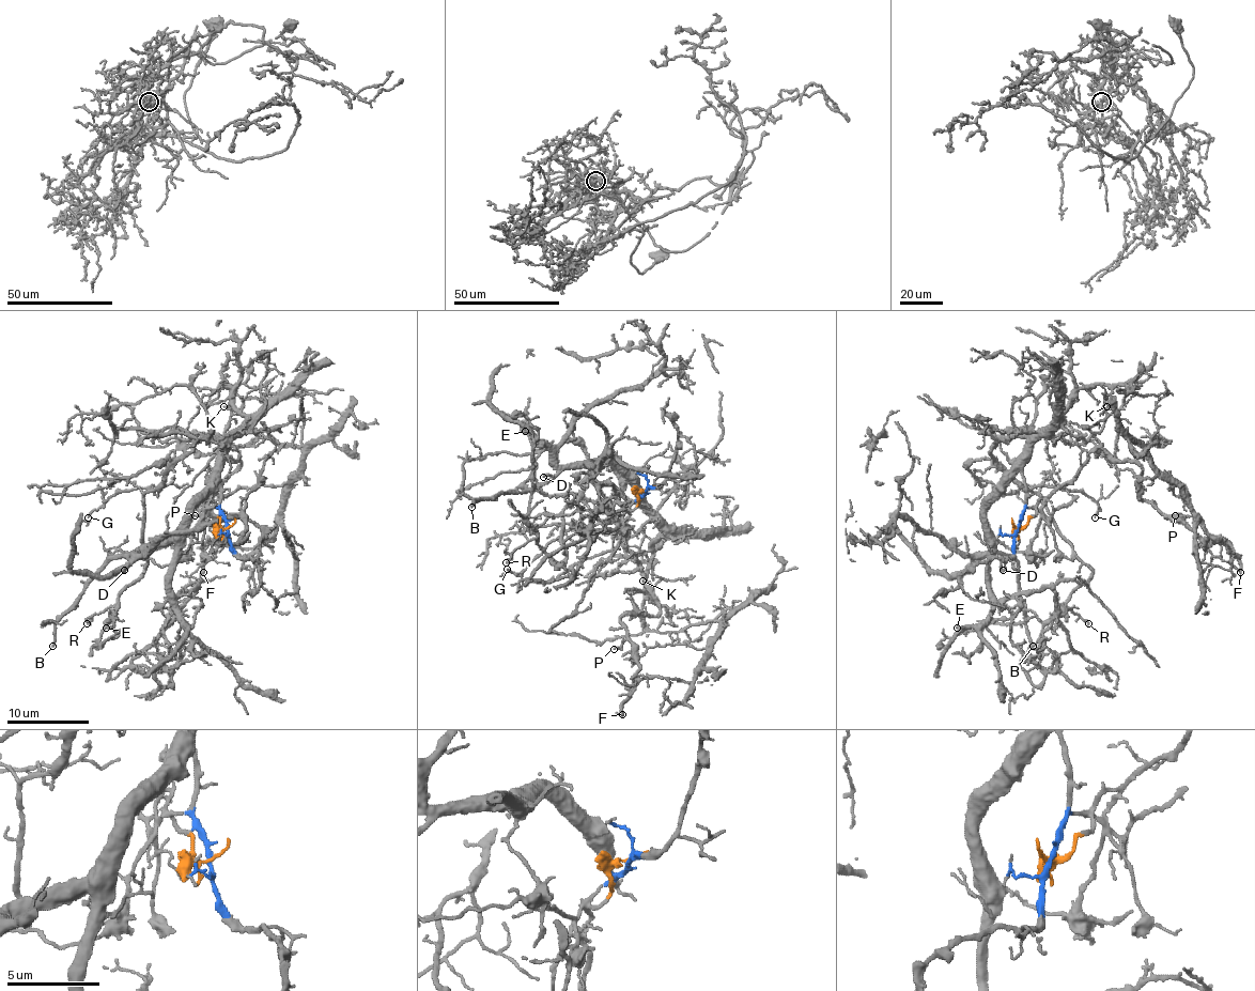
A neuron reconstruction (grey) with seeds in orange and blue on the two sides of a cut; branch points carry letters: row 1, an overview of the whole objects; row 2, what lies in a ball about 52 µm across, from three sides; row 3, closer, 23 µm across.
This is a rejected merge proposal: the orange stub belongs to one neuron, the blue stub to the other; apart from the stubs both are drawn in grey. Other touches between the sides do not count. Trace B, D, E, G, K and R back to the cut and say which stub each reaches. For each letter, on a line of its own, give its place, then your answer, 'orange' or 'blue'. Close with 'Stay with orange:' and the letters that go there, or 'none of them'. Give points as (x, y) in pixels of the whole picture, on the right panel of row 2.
B: (1033, 646) | blue
D: (1003, 570) | blue
E: (957, 628) | blue
G: (1095, 517) | blue
K: (1106, 406) | blue
R: (1088, 623) | blue
Stay with orange: none of them

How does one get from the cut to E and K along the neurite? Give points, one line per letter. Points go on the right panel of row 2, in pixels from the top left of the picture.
E: (1016, 528), (1029, 442), (1003, 437), (991, 455), (1036, 495), (1090, 575), (1046, 620), (1021, 609), (958, 629)
K: (1016, 528), (1025, 505), (1029, 446), (1081, 388), (1121, 384), (1128, 390), (1121, 405), (1108, 406)

